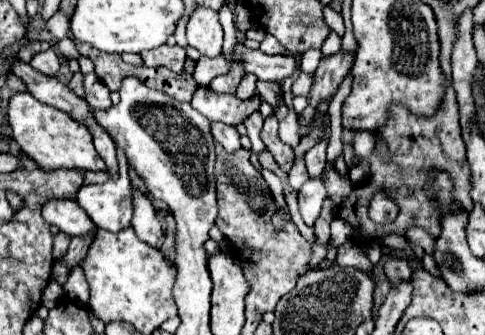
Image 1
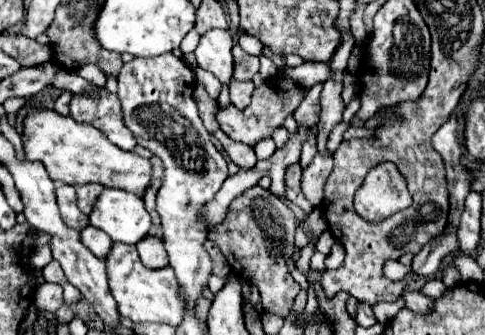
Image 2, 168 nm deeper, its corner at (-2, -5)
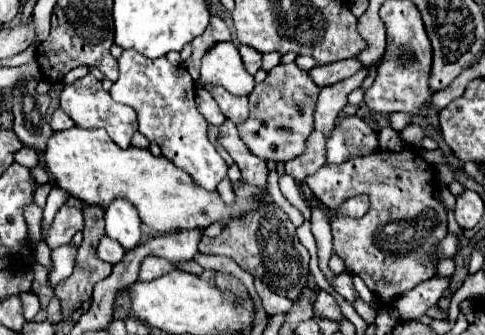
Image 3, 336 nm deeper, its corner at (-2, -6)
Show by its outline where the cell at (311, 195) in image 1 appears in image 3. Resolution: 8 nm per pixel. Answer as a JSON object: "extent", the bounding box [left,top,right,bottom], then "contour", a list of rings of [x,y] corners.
{"extent":[326,116,378,164],"contour":[[[346,116],[332,130],[326,144],[326,162],[342,164],[356,156],[368,156],[378,150],[378,134],[358,116]]]}

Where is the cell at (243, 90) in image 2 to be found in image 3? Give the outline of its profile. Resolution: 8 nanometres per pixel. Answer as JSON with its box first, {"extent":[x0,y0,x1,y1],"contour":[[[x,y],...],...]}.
{"extent":[206,86,248,124],"contour":[[[206,86],[206,90],[214,96],[214,100],[218,102],[222,114],[232,120],[234,124],[240,124],[246,120],[248,116],[248,98],[236,98],[230,96],[230,92],[226,92],[222,86]]]}

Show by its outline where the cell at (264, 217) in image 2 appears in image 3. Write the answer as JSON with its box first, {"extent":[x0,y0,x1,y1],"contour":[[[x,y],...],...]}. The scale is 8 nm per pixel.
{"extent":[198,204,310,300],"contour":[[[266,204],[260,210],[230,222],[220,236],[204,238],[198,250],[202,254],[232,258],[240,268],[252,276],[258,276],[268,288],[272,288],[272,292],[282,294],[290,300],[298,300],[308,284],[310,254],[296,238],[296,228],[290,218],[274,204]]]}

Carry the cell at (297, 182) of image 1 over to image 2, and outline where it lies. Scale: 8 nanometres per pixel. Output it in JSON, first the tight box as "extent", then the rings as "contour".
{"extent":[300,127,316,169],"contour":[[[316,127],[312,131],[312,137],[302,145],[302,157],[300,157],[300,165],[302,169],[306,169],[310,165],[310,159],[316,155]]]}

